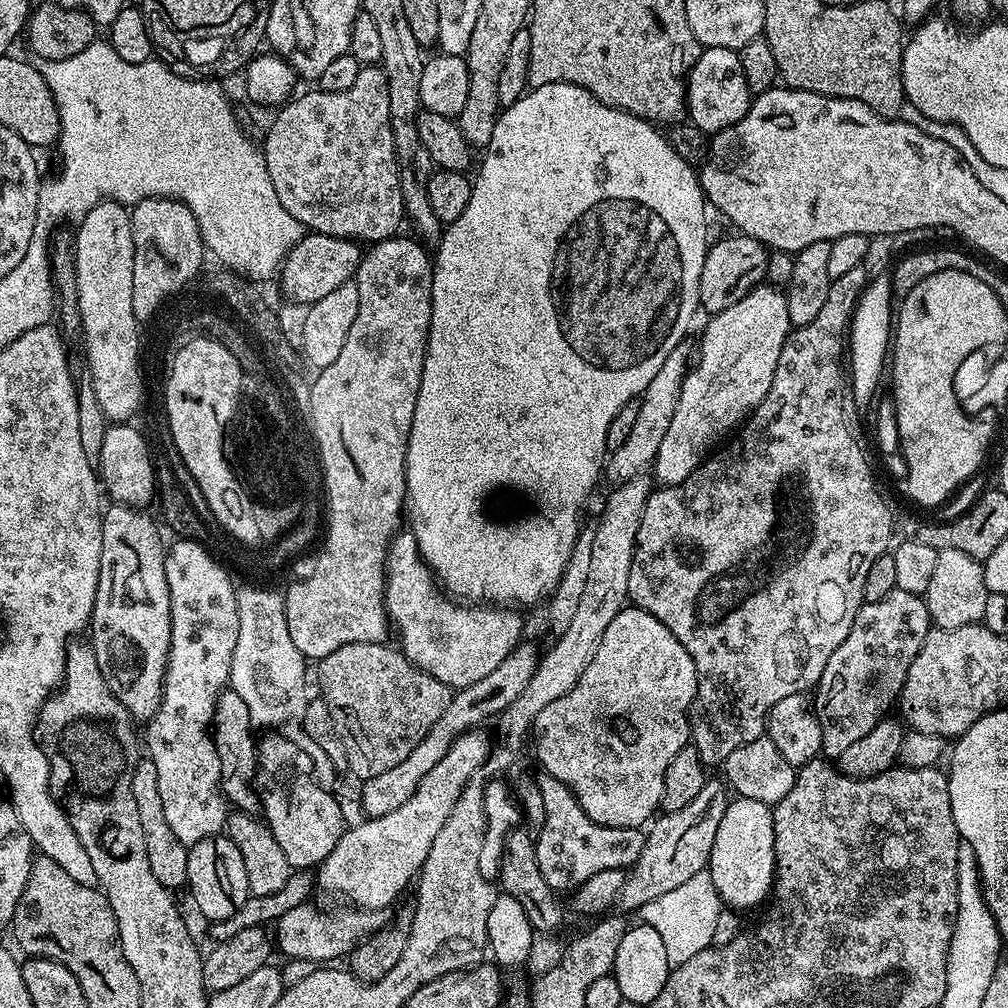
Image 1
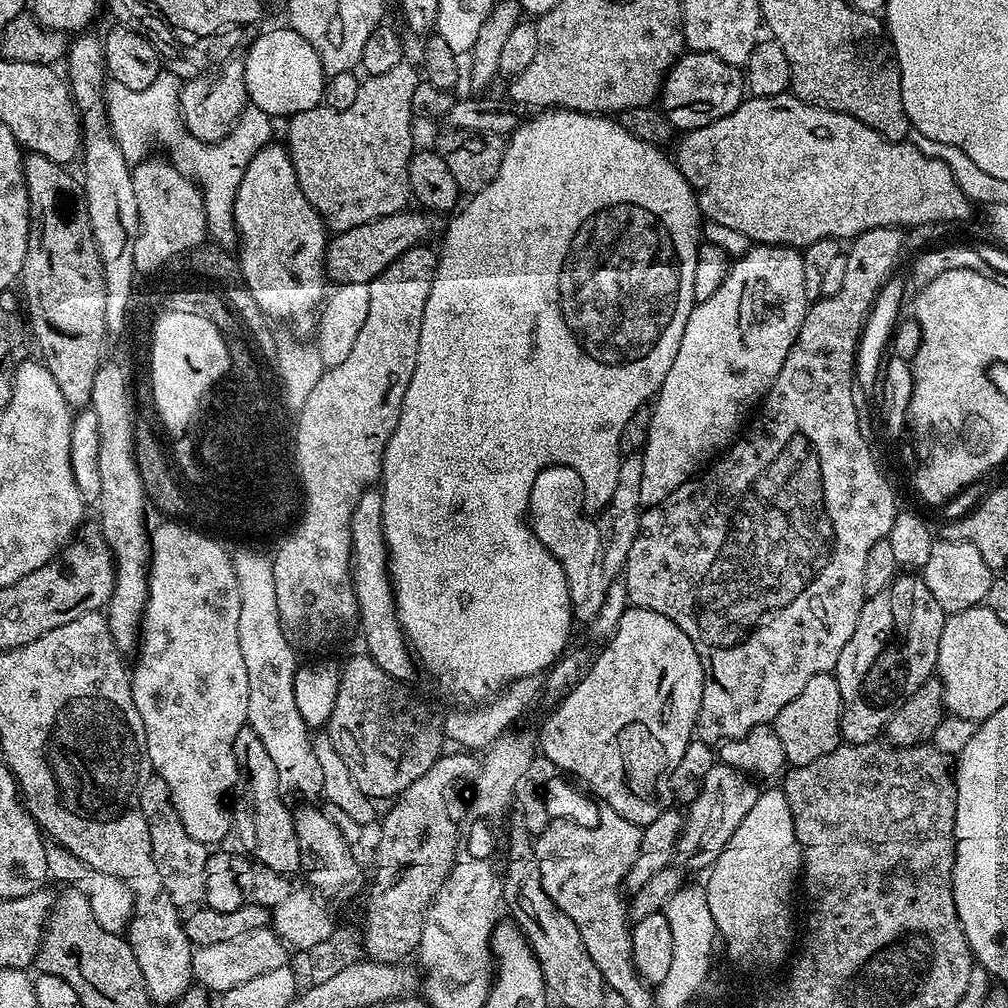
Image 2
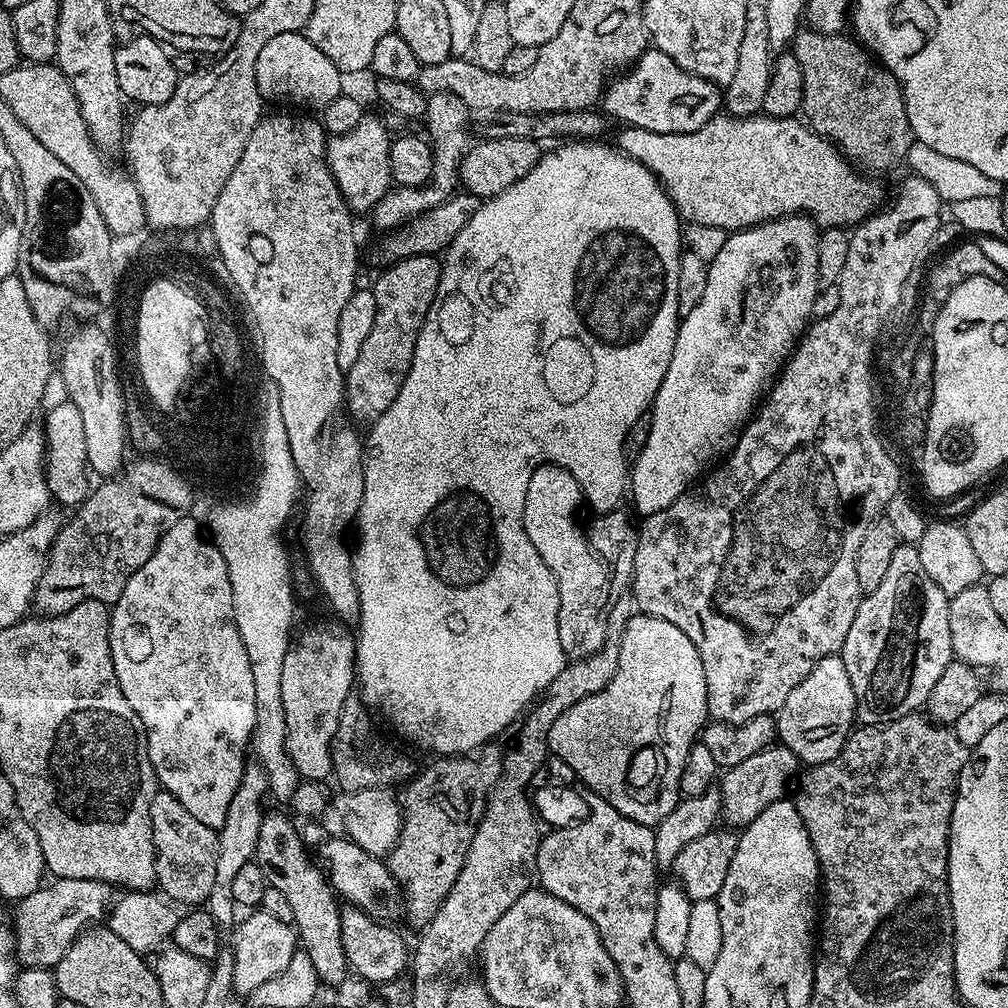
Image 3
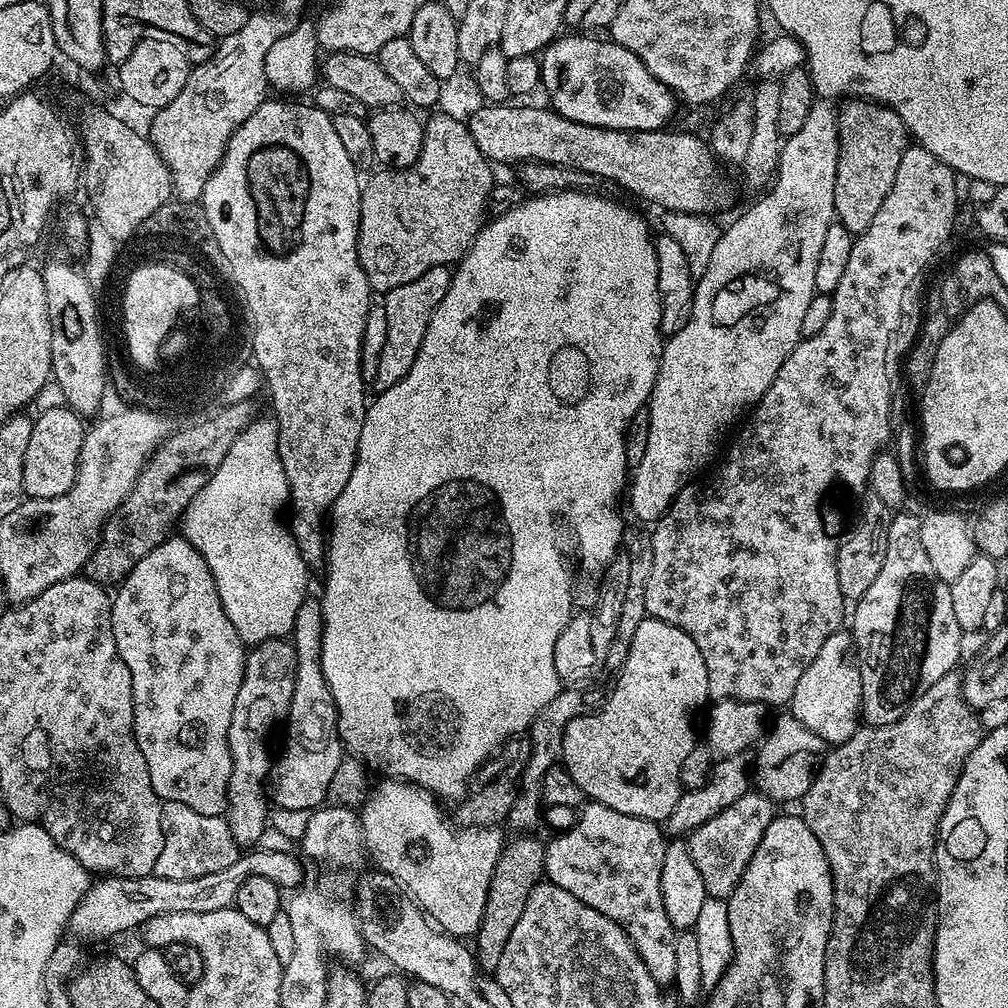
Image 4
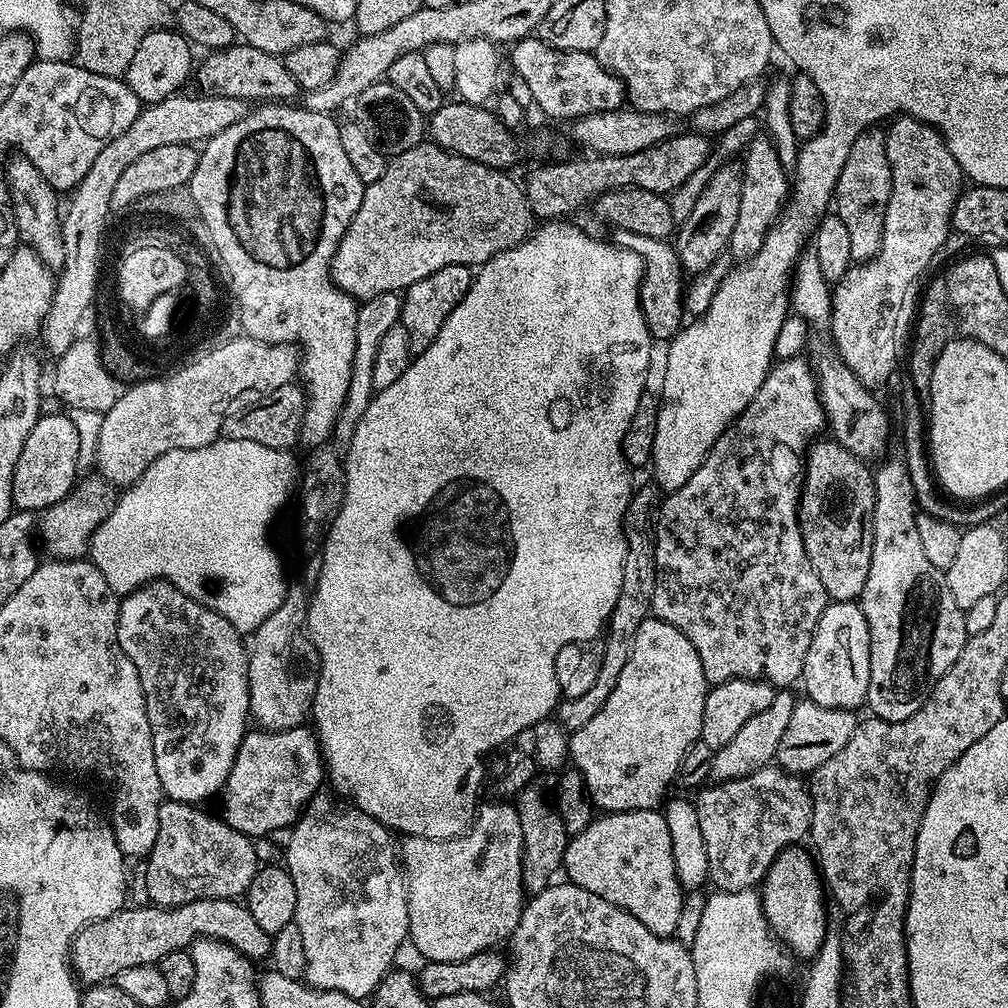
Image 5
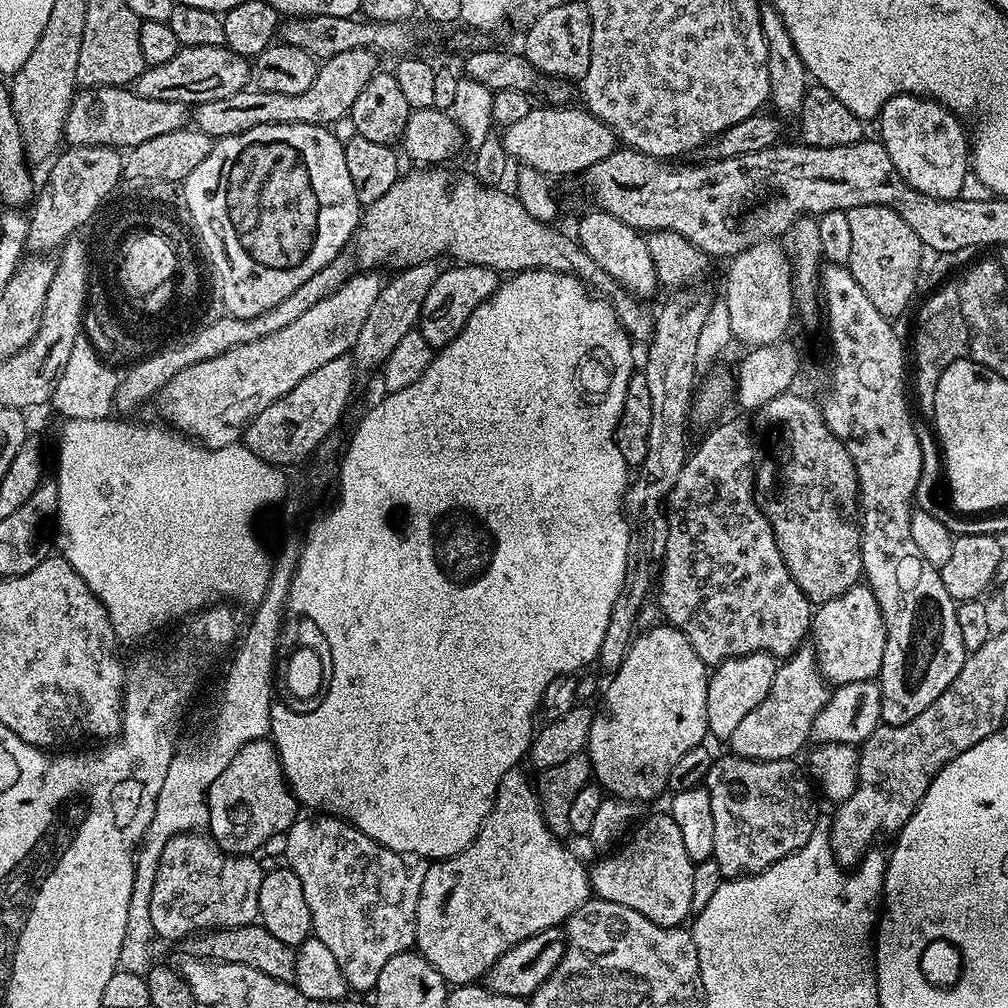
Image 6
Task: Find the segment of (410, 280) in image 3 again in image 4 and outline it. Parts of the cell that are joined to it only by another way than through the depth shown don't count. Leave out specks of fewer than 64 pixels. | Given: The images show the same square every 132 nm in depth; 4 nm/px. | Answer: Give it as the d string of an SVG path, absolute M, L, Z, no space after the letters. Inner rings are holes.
M434 266L426 270L426 274L414 278L414 282L406 282L406 286L398 286L383 293L382 303L386 310L386 346L382 346L382 354L378 360L374 381L377 389L394 386L402 378L406 378L410 366L414 366L414 358L418 358L422 338L426 338L426 326L430 326L434 310L438 310L442 298L446 298L446 290L450 290L452 274L451 267Z

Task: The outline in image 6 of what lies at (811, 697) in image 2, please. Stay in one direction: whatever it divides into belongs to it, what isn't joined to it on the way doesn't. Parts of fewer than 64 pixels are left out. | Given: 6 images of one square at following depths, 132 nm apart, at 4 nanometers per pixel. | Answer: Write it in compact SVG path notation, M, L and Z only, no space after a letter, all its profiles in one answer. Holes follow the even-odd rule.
M867 583L856 584L846 590L846 594L819 605L812 617L810 640L813 640L816 664L829 685L876 680L886 650L886 626L882 610Z

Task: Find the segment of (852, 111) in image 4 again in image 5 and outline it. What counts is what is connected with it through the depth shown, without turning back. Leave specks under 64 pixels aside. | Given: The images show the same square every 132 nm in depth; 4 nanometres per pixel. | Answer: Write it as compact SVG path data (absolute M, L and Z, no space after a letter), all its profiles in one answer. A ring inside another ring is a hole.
M880 130L863 132L850 146L850 158L842 166L834 197L835 215L846 222L850 230L850 250L856 262L872 260L882 247L884 233L884 215L892 193L892 167L886 158L885 133Z

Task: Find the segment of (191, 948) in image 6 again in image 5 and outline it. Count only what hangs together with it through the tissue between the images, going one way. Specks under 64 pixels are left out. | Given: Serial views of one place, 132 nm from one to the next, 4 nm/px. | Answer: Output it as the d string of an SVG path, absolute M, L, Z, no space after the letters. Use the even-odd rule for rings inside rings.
M195 900L186 902L177 908L158 908L155 906L125 906L119 912L110 914L110 918L95 920L81 932L72 937L70 949L70 967L79 983L84 986L95 986L115 981L122 970L130 970L130 966L159 965L166 954L174 954L191 949L196 940L217 940L237 948L242 955L253 962L267 961L272 955L273 933L262 930L258 922L254 922L254 914L250 914L247 903L235 900Z

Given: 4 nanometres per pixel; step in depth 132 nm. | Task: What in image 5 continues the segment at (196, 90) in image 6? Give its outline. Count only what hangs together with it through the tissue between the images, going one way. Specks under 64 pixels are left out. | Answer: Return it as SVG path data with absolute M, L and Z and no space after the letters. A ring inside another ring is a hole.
M240 42L229 48L217 49L209 53L197 65L194 78L198 80L201 91L211 95L234 97L245 102L290 102L301 95L302 89L294 76L286 68L283 59L266 54L249 44Z

